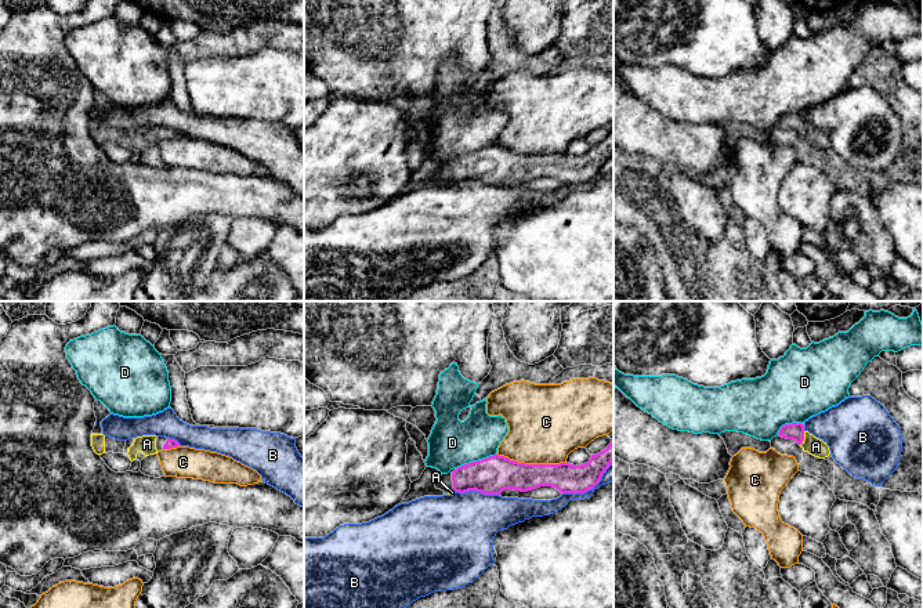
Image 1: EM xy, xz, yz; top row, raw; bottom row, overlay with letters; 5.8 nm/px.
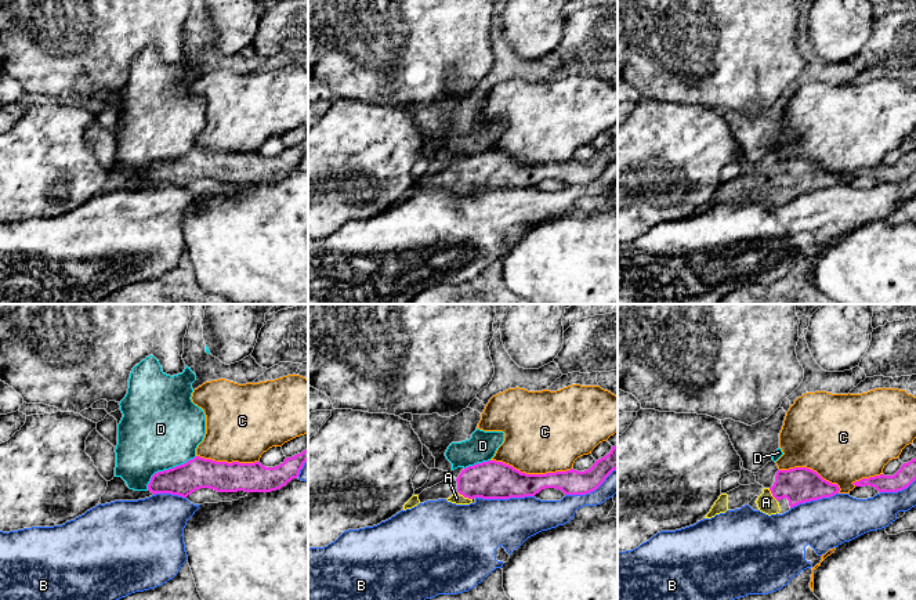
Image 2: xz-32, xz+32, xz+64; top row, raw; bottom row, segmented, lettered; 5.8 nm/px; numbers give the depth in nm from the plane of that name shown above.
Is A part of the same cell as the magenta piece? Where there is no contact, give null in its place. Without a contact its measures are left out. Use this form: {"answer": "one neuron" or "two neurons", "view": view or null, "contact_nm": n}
{"answer": "one neuron", "view": "yz", "contact_nm": 90}

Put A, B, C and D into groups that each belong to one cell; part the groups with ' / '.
A / B / C / D

